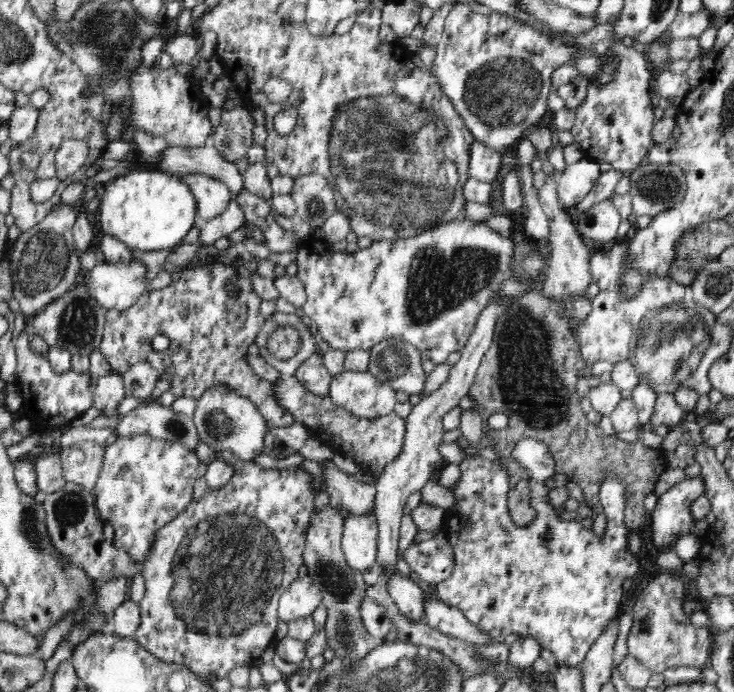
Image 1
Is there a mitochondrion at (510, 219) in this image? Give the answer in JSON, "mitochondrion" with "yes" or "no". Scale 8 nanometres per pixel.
{"mitochondrion":"no"}

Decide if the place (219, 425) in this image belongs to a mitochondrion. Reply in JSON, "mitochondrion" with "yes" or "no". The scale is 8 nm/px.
{"mitochondrion":"yes"}

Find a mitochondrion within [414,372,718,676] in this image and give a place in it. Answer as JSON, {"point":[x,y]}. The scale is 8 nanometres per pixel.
{"point":[645,622]}

